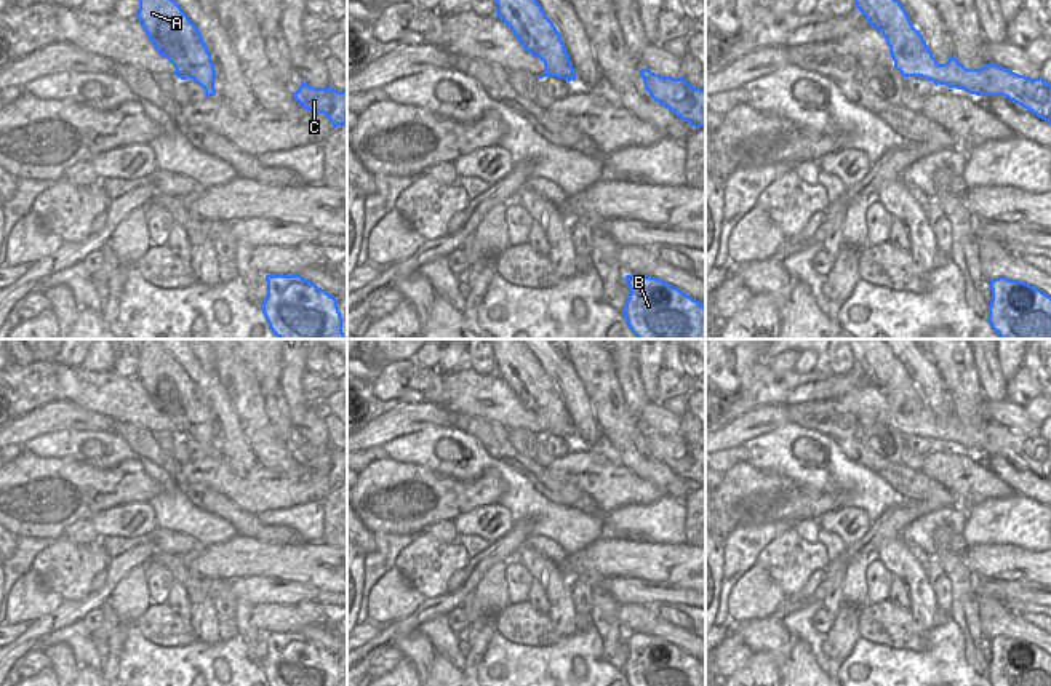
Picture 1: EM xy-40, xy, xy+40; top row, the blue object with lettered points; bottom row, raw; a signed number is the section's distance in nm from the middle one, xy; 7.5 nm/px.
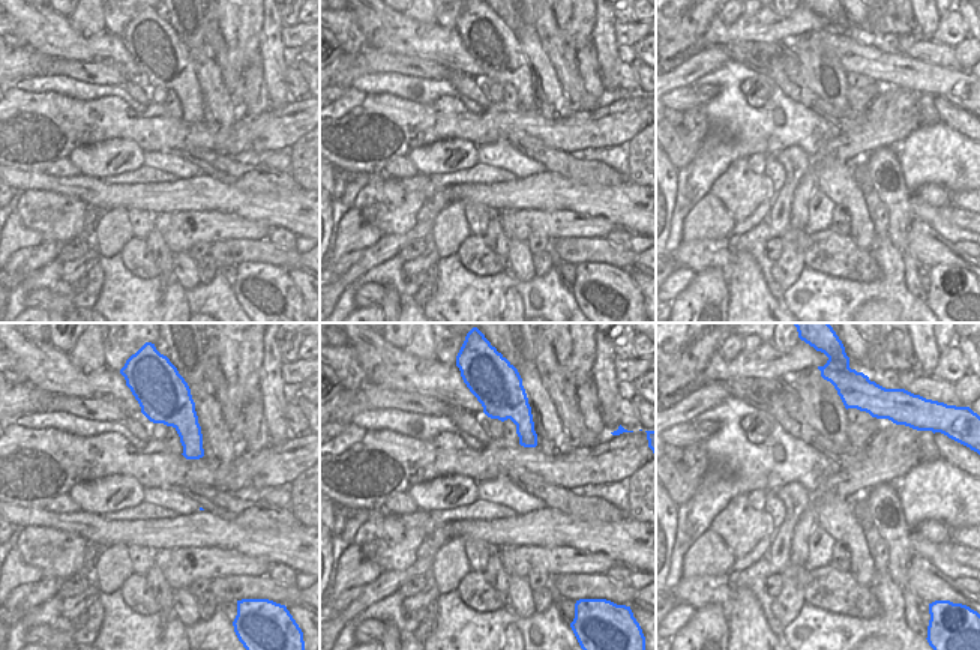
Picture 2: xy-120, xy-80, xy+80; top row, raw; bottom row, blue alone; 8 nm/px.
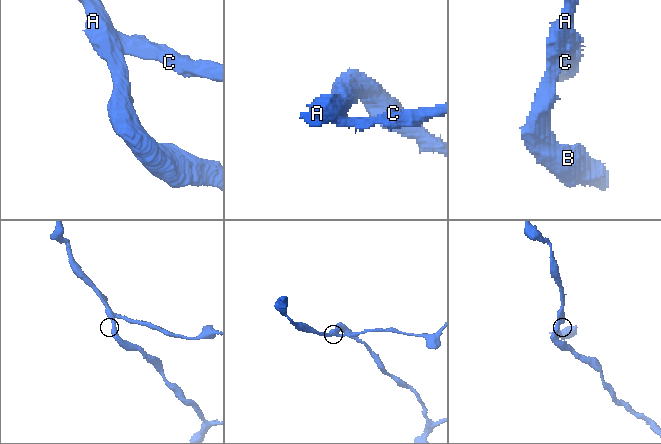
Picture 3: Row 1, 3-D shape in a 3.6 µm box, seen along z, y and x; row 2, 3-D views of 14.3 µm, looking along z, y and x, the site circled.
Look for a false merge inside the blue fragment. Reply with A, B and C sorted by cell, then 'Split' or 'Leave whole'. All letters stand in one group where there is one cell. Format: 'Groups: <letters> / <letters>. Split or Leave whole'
Groups: A B / C. Split.

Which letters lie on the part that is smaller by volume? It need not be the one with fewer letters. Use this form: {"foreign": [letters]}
{"foreign": ["C"]}

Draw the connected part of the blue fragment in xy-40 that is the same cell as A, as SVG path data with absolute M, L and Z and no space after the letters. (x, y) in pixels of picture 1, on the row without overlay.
M139 339L136 376L154 406L176 425L178 437L197 440L205 456L216 454L214 422L198 385L157 339Z

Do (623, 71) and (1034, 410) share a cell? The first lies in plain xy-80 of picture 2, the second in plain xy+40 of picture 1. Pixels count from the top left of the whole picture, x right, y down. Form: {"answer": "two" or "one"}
{"answer": "two"}

